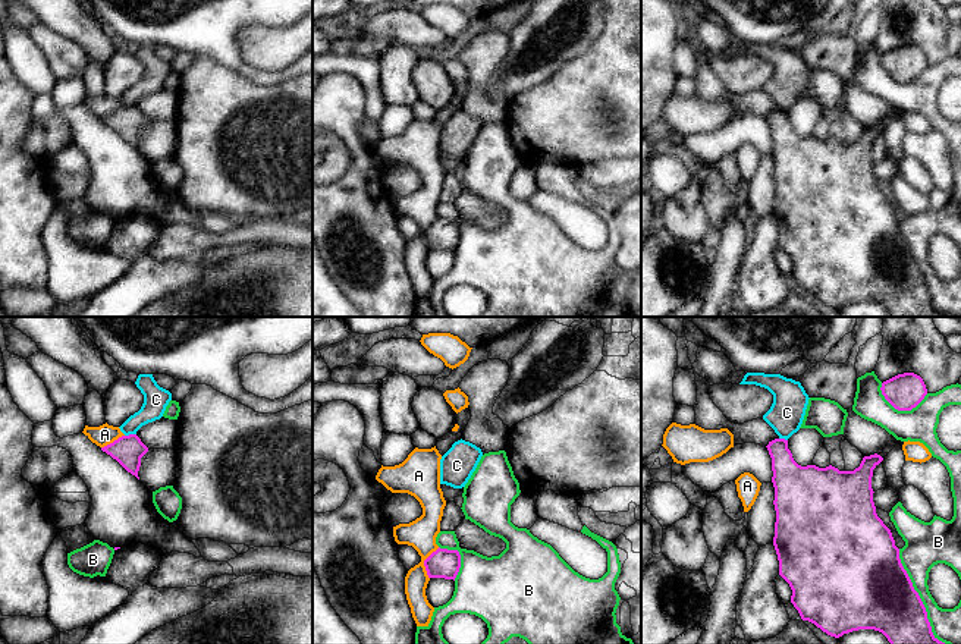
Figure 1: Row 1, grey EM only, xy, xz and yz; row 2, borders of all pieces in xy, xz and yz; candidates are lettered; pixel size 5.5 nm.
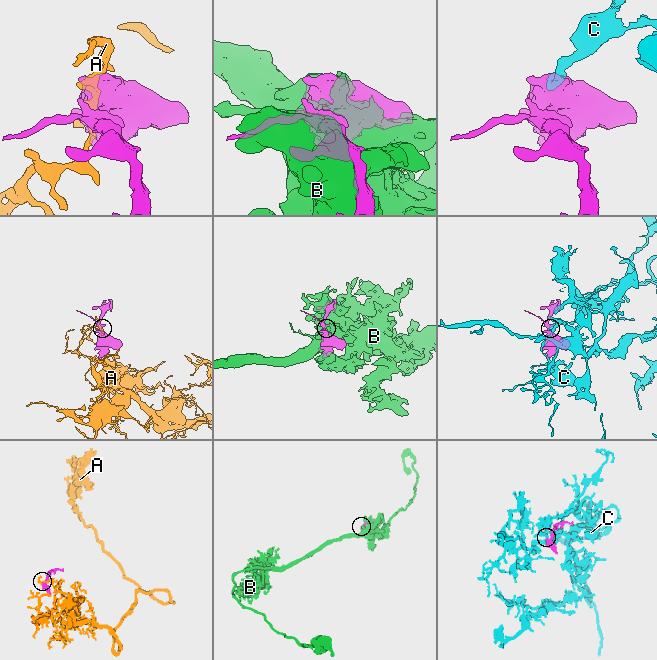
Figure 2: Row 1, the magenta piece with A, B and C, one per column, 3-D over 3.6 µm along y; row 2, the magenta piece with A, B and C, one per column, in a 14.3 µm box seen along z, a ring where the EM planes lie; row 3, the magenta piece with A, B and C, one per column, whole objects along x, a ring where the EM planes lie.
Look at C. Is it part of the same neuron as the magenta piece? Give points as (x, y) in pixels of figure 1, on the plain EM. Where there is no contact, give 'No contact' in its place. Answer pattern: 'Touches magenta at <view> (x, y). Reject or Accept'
Touches magenta at xy (129, 106). Reject

